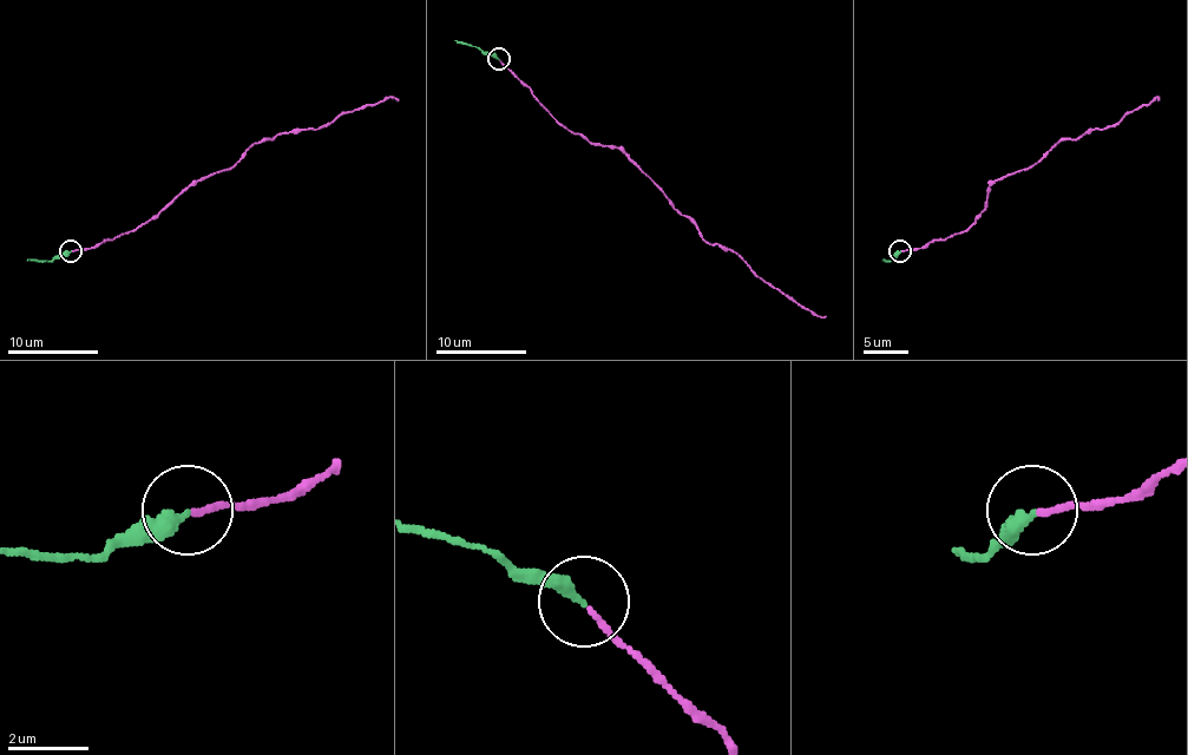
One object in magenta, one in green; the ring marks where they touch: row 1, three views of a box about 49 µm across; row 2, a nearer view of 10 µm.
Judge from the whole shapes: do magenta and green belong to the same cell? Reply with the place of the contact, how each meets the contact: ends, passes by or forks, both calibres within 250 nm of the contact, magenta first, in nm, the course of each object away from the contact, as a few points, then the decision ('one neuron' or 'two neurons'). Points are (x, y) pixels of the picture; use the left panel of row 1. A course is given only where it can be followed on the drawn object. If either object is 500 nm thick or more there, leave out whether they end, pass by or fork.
at (71, 250); magenta ends there; green ends there; 120 nm thick on the magenta side, 320 nm on the other; magenta runs (71, 250), (135, 231), (197, 179), (229, 169), (262, 139), (326, 126), (388, 97), (398, 102); green runs (71, 250), (51, 261), (26, 258); one neuron

